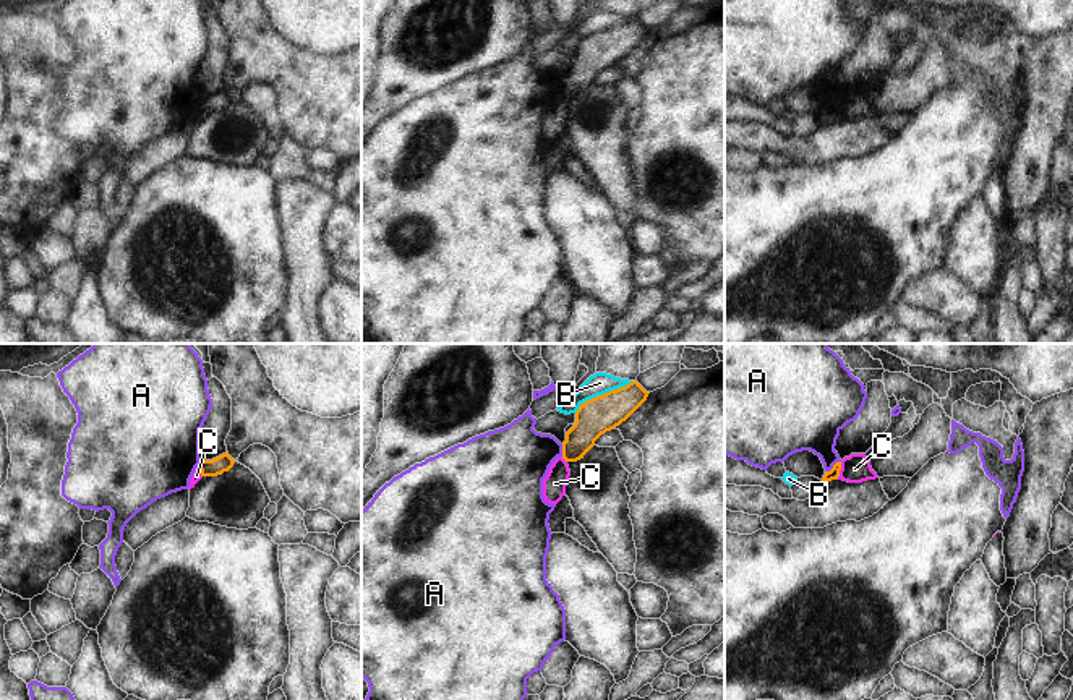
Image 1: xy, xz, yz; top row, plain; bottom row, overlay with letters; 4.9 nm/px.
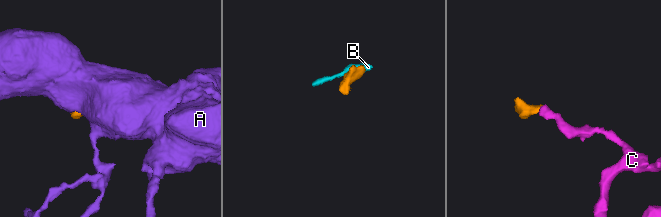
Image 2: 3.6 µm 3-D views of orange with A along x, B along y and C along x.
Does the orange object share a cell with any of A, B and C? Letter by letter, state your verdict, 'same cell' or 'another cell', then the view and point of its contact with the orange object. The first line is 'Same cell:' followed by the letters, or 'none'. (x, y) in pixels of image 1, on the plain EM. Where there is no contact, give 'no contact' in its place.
Same cell: C
A: another cell | yz (833, 104)
B: another cell | xz (603, 31)
C: same cell | yz (840, 106)

